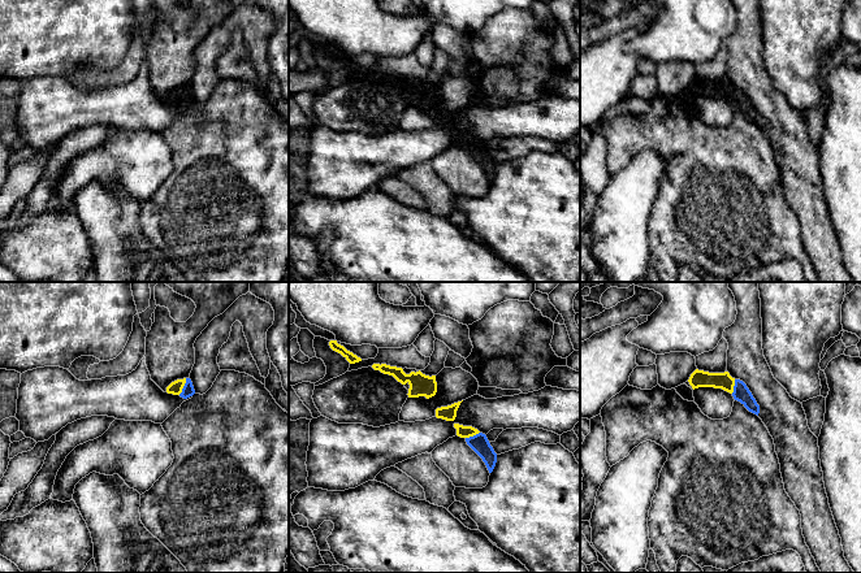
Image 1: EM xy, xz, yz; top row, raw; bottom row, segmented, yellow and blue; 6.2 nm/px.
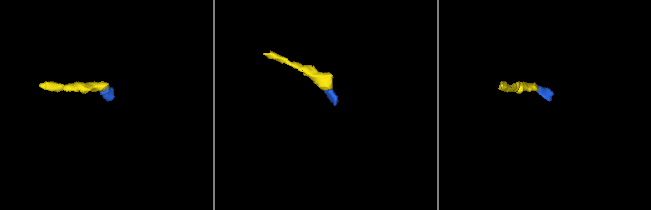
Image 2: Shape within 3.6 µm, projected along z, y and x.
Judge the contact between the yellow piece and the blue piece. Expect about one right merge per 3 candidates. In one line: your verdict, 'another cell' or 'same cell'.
same cell

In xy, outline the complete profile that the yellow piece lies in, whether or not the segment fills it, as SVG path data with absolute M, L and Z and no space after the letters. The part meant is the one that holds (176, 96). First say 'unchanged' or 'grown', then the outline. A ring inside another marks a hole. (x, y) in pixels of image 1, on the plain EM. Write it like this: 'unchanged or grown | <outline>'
grown | M190 87L177 88L166 96L168 103L179 104L187 108L195 103L192 91Z

